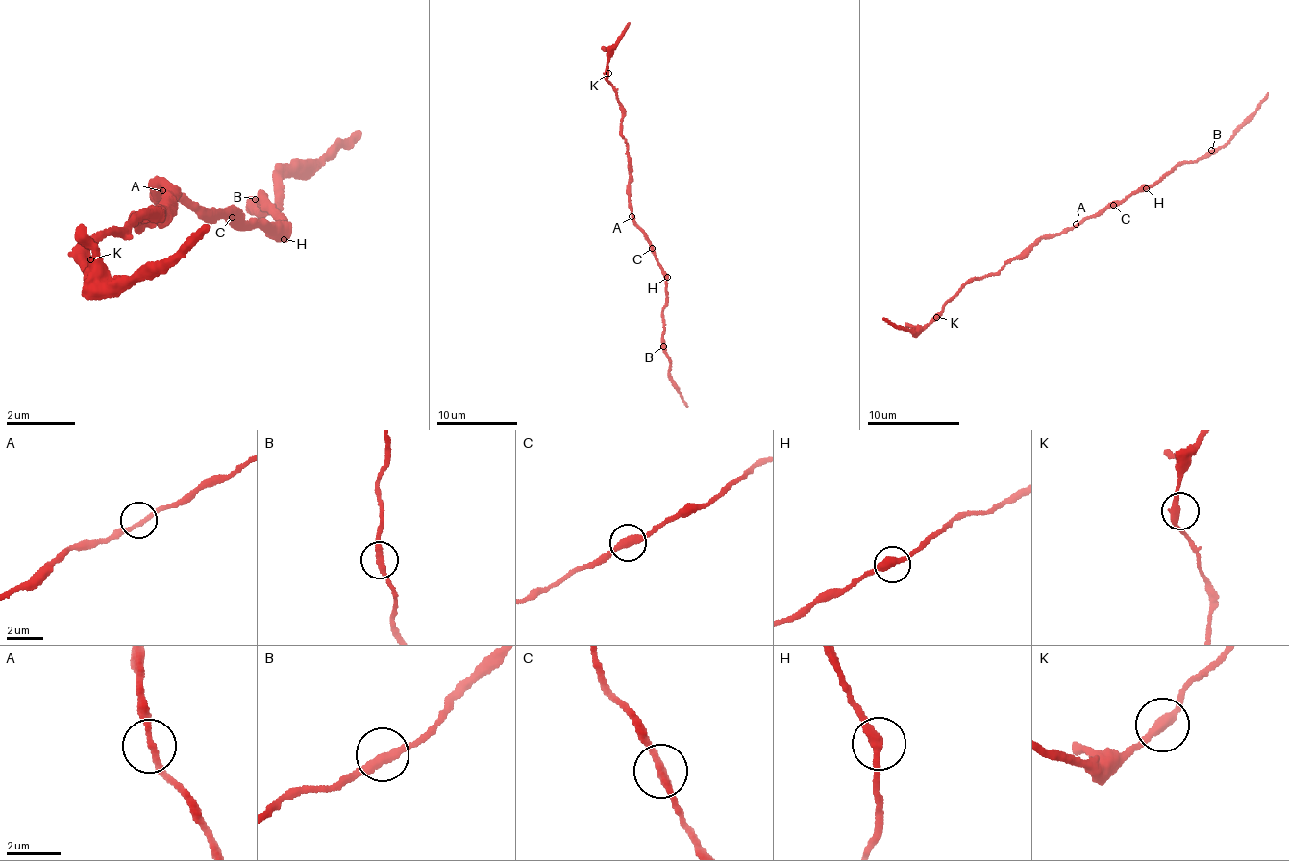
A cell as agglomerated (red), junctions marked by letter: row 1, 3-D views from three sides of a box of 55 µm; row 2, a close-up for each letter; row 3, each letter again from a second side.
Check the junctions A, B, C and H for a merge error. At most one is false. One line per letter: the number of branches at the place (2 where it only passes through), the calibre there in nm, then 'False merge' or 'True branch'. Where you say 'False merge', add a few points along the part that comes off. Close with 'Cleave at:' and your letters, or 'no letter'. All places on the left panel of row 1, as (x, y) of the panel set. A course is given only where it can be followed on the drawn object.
A: Branches: 2. Thickness 220 nm. True branch
B: Branches: 2. Thickness 320 nm. True branch
C: Branches: 2. Thickness 320 nm. True branch
H: Branches: 2. Thickness 340 nm. True branch
Cleave at: no letter

